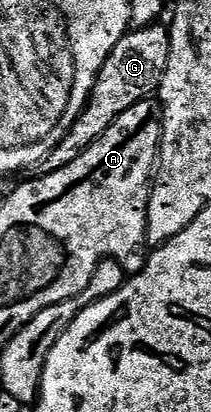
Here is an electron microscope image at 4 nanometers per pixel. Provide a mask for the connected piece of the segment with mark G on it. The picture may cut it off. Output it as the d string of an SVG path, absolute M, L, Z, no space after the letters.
M154 22L147 28L134 27L126 32L103 62L97 81L89 91L89 100L85 103L85 108L77 116L76 122L69 127L69 132L41 161L40 171L53 172L57 168L67 166L67 162L79 158L81 151L91 146L91 142L95 142L95 138L103 134L103 130L107 130L107 126L111 126L111 122L119 118L123 110L135 106L135 102L152 97L160 85L168 61L169 30L164 23L161 25L161 22Z

